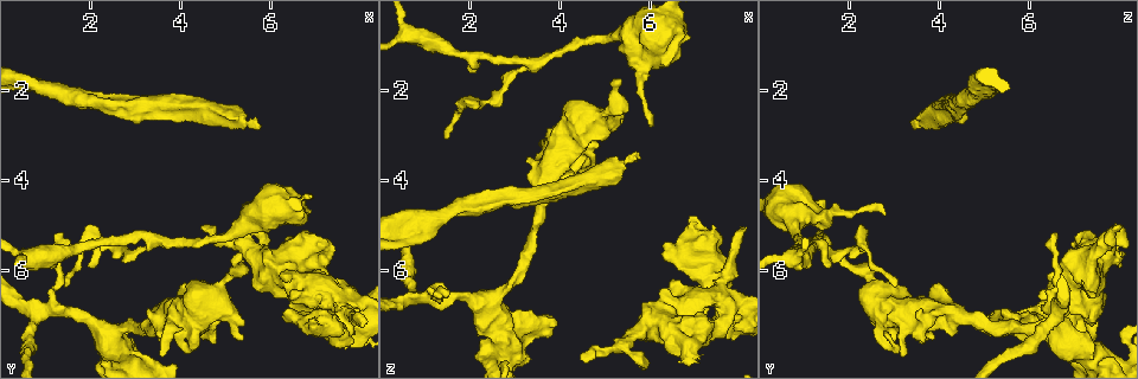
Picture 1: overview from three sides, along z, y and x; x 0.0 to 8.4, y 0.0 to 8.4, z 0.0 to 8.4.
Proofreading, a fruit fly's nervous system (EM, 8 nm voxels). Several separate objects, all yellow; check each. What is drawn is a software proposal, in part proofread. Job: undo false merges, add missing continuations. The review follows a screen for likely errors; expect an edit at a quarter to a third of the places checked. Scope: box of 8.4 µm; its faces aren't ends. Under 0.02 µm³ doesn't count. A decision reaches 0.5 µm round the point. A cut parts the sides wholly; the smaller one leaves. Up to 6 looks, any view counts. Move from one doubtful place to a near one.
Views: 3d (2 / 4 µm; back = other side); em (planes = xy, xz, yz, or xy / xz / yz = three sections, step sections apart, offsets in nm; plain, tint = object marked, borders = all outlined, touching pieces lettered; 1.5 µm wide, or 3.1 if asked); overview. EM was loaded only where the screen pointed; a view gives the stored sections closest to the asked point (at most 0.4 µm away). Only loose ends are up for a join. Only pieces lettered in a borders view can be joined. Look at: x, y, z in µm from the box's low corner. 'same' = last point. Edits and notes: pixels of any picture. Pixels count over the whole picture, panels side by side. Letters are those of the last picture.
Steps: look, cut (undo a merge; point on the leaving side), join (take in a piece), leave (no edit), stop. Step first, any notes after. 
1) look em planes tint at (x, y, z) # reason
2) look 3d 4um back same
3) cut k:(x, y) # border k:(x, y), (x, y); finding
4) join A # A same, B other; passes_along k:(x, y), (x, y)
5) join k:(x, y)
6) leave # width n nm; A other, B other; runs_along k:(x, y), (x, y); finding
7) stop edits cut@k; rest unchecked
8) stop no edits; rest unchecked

look em planes borders at (3.45, 5.30, 1.45) # two arms in line, one across

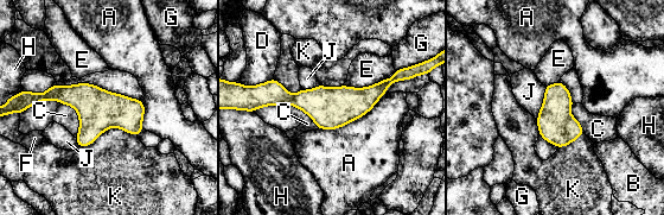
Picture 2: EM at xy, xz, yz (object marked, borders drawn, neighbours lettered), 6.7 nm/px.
leave # A other, B other, C other, D other, E other, F other, G other, H other, J other, K other; border 2:(385, 94), (358, 118), (318, 128); continuous, no second neuron

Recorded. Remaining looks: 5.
look 3d 4um at (4.85, 6.35, 2.60) # sudden change in width

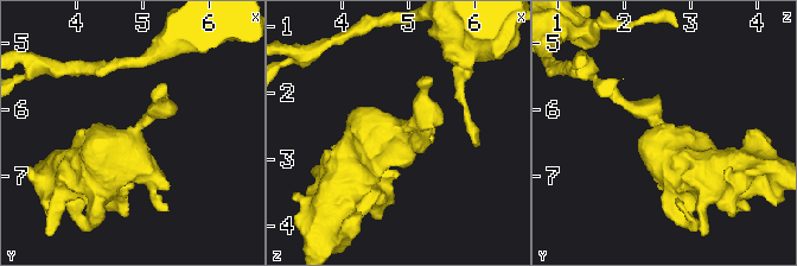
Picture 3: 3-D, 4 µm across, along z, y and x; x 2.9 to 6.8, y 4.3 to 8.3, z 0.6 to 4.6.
look em xy step 8 tint at (4.85, 6.40, 2.55)

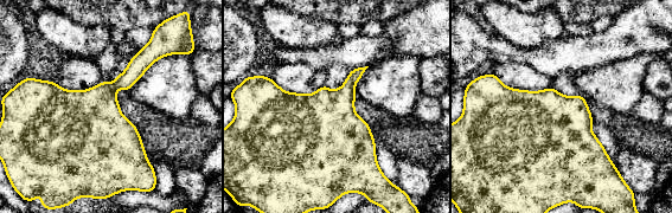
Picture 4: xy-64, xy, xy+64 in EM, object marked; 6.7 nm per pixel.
look em planes borders same # cut it another way

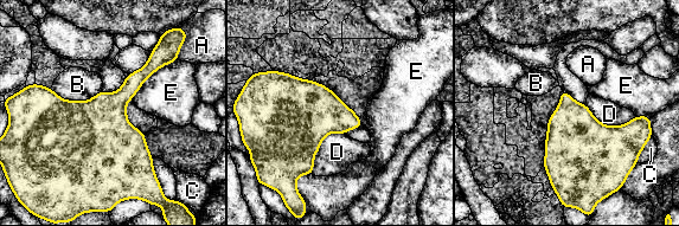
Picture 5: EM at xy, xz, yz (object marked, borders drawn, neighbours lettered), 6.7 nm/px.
leave # longest_contact E 420 nm; A other, B other, C other, D other, E other; border 5:(344, 133), (321, 141), (312, 173); continuous, no second neuron

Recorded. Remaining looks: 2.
look em planes borders at (5.85, 2.85, 3.50) # branch stops here

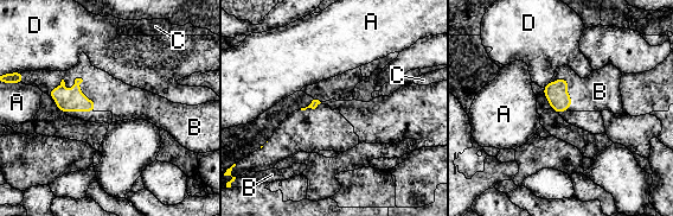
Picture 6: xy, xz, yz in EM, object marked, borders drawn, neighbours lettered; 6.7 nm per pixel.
join B # A other, B same, C other, D other; passes_along 6:(74, 100), (76, 78), (109, 94); the neuron continues

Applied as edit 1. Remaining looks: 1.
stop edits join@6; rest unchecked

